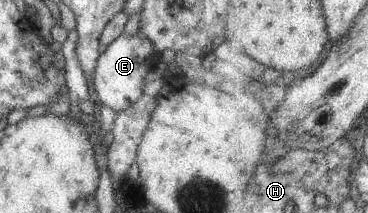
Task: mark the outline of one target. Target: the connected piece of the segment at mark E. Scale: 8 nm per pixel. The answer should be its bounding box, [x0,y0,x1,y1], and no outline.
[92,30,157,112]

